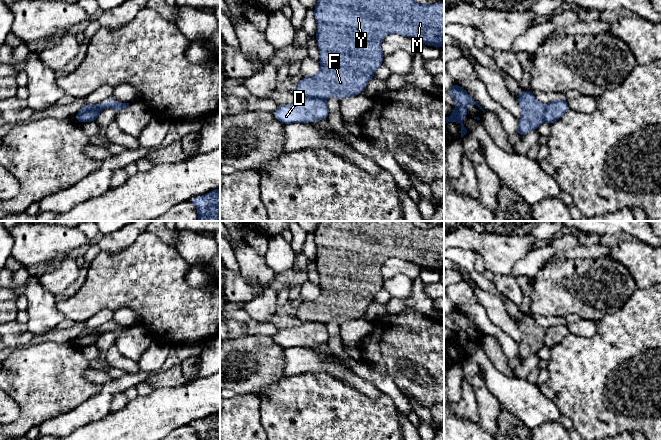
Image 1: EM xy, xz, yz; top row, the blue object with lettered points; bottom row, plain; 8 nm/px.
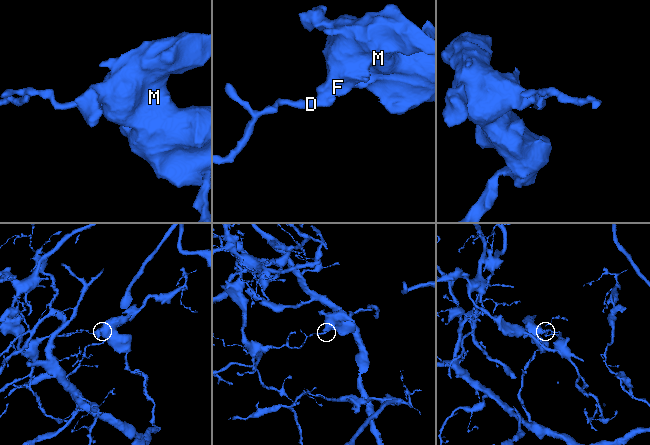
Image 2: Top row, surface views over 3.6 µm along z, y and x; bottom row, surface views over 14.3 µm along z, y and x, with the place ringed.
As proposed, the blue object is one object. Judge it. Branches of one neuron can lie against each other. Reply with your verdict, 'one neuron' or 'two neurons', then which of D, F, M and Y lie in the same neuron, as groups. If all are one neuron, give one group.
two neurons; D / F M Y

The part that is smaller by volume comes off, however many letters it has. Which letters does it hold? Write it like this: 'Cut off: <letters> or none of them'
Cut off: F, M, Y

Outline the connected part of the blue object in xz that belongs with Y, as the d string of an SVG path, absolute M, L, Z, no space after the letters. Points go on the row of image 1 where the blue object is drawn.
M318 0L314 7L314 18L317 22L315 38L319 49L320 70L313 76L304 77L296 84L296 92L303 98L322 98L337 97L342 100L348 97L354 97L362 93L367 83L374 78L374 72L383 65L384 54L381 49L381 43L387 35L399 34L417 40L422 45L430 45L442 48L444 46L444 2L435 4L419 4L413 0Z

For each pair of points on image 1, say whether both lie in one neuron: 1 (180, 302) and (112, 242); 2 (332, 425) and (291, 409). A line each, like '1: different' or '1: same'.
1: different
2: same

